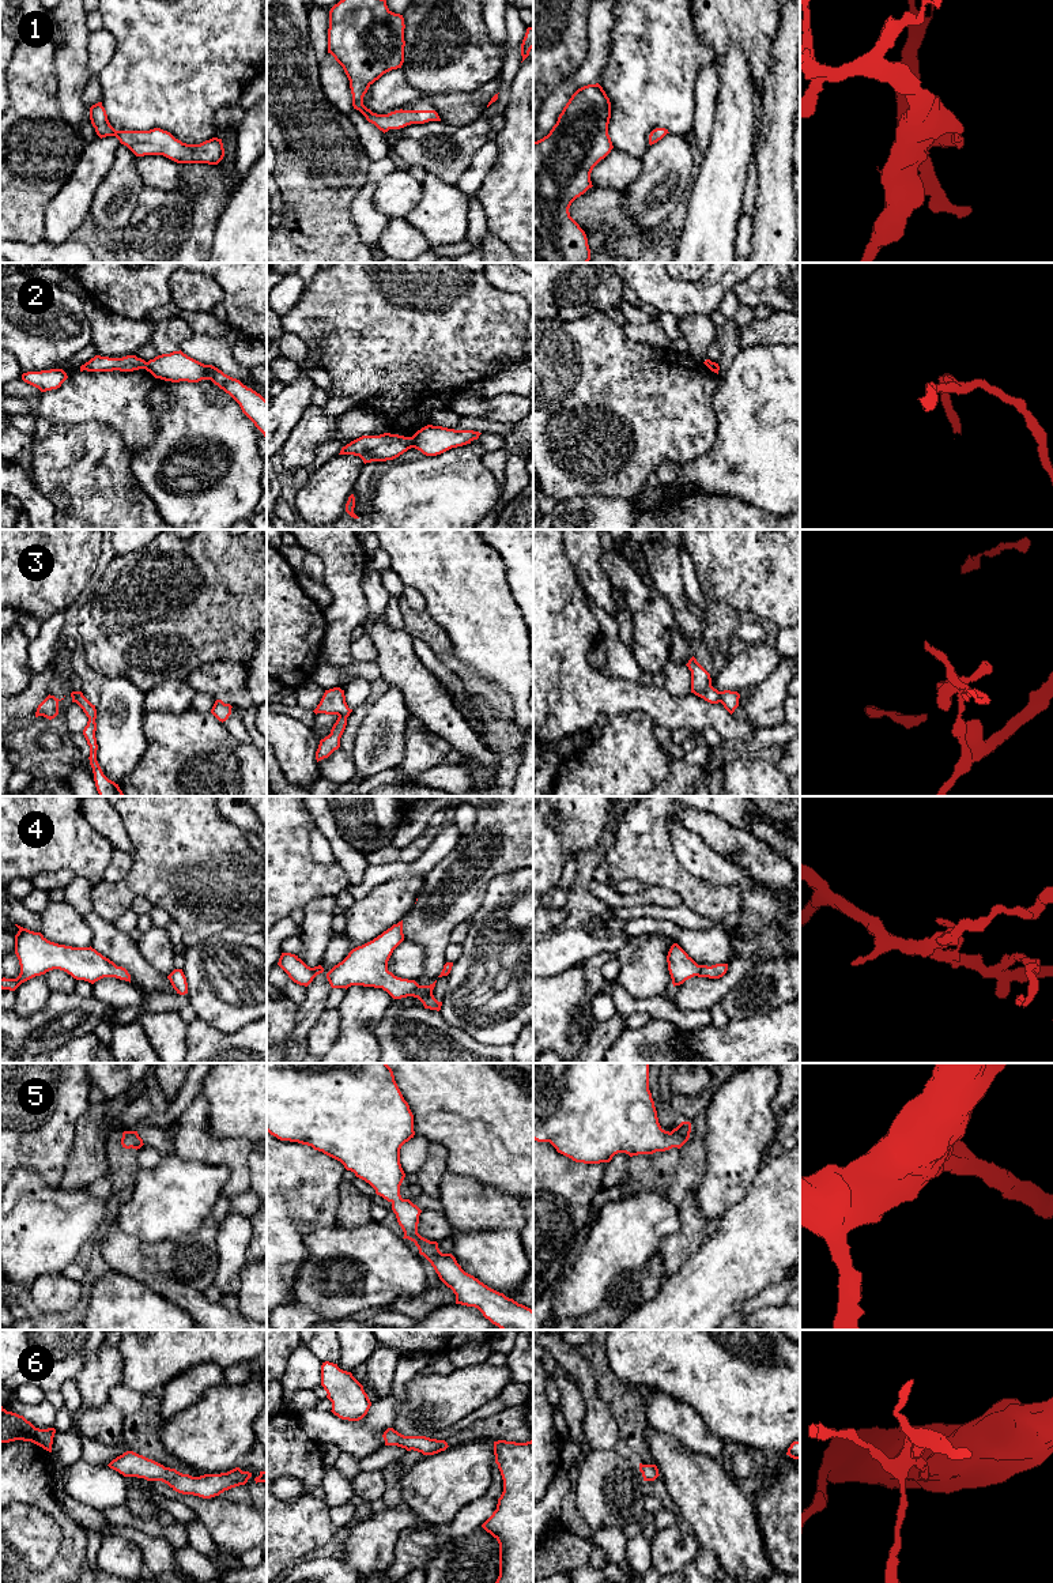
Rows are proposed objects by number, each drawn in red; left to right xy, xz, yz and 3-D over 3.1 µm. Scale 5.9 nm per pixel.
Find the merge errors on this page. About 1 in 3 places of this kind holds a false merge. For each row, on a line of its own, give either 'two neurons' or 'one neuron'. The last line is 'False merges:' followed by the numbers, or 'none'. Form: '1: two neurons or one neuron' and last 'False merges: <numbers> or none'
1: one neuron
2: two neurons
3: two neurons
4: one neuron
5: one neuron
6: one neuron
False merges: 2, 3

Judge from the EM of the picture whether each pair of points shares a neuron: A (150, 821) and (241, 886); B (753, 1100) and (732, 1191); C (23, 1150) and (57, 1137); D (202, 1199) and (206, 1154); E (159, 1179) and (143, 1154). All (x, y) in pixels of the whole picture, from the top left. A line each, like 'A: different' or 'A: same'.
A: same
B: same
C: same
D: different
E: different

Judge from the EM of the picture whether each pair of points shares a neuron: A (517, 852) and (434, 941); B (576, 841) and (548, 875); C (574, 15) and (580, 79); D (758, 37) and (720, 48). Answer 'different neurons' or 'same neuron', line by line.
A: same neuron
B: same neuron
C: different neurons
D: same neuron

